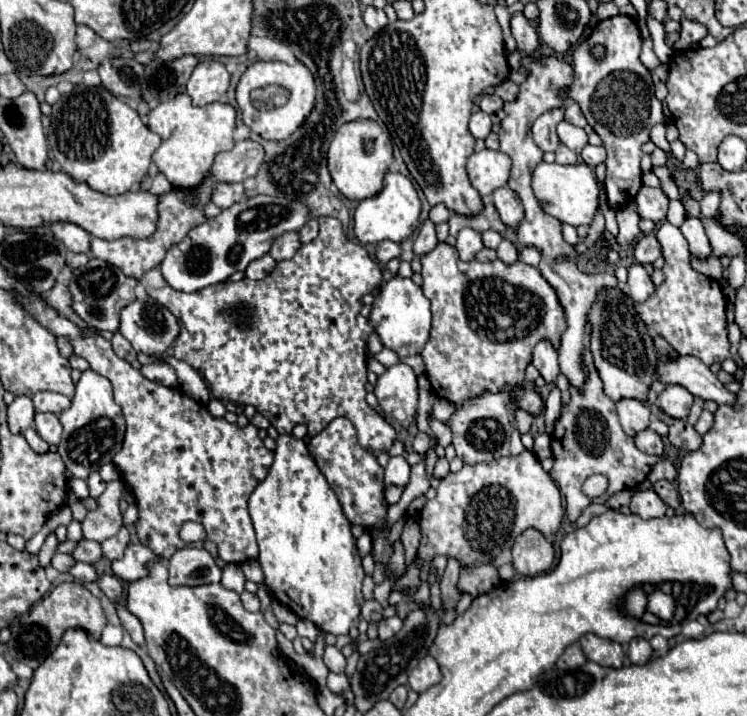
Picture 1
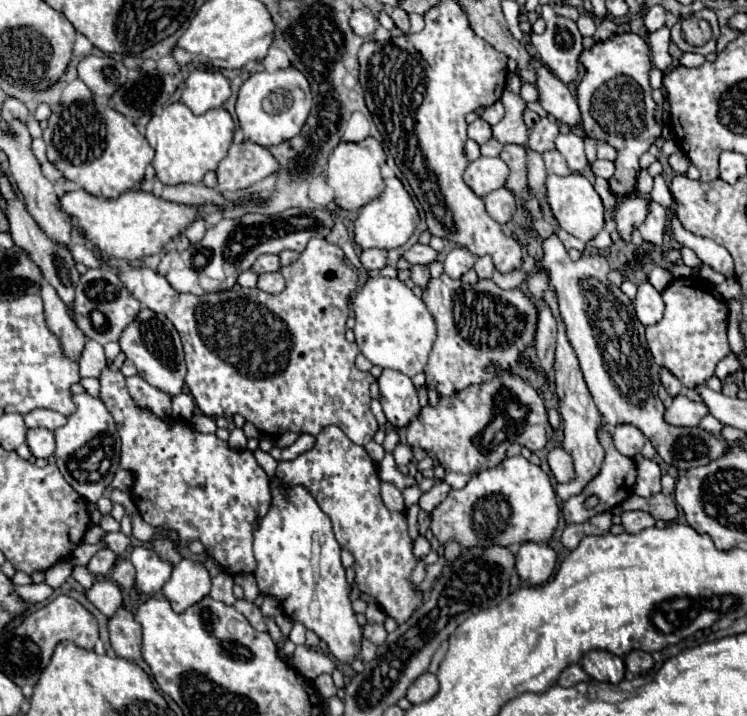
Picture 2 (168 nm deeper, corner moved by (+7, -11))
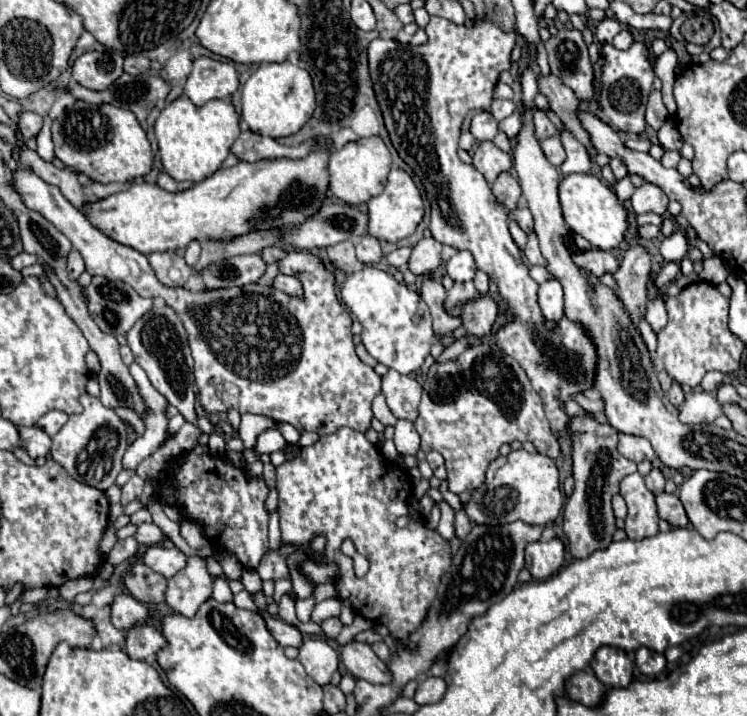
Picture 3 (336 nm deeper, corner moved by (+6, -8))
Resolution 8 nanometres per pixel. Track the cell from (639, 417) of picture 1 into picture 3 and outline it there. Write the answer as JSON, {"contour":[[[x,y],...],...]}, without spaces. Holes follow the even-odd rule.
{"contour":[[[619,433],[619,453],[631,461],[643,461],[643,459],[655,459],[653,447],[645,437],[637,437],[637,435],[627,435],[627,433]]]}

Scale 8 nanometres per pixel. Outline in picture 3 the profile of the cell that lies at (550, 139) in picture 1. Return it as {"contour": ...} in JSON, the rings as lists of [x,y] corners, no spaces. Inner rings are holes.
{"contour":[[[541,109],[533,111],[533,125],[535,125],[535,137],[537,137],[537,141],[543,141],[547,137],[557,135],[557,127],[547,119],[547,115]]]}

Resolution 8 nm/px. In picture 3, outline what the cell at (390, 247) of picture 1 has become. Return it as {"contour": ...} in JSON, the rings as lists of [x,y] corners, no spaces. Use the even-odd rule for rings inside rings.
{"contour":[[[365,235],[365,237],[355,245],[355,249],[357,249],[357,259],[359,259],[361,263],[365,263],[365,265],[375,265],[375,263],[379,263],[381,257],[383,257],[379,241],[377,241],[375,237],[369,237],[369,235]]]}

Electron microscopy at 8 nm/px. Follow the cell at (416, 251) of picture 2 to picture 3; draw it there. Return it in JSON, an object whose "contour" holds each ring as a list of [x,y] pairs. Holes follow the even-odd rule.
{"contour":[[[407,245],[407,247],[399,247],[399,249],[395,249],[395,251],[393,251],[393,253],[389,253],[389,257],[385,257],[385,259],[387,259],[387,263],[389,263],[389,265],[405,267],[405,265],[407,265],[407,261],[409,261],[409,255],[411,255],[411,247]]]}

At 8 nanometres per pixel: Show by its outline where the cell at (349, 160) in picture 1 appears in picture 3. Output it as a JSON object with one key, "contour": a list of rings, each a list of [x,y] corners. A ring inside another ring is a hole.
{"contour":[[[369,137],[347,143],[329,157],[329,189],[347,205],[365,203],[385,189],[389,167],[391,167],[391,153],[381,141],[381,137]]]}

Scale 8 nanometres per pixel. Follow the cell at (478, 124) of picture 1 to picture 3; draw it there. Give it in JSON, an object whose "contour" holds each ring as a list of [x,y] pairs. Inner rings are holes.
{"contour":[[[481,111],[471,119],[471,133],[477,141],[491,141],[499,133],[499,123],[489,111]]]}

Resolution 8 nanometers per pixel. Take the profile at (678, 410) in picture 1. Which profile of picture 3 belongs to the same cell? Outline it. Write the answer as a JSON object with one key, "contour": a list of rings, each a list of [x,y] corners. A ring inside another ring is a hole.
{"contour":[[[697,391],[685,399],[679,407],[679,419],[683,423],[713,423],[721,415],[721,405],[715,395]]]}

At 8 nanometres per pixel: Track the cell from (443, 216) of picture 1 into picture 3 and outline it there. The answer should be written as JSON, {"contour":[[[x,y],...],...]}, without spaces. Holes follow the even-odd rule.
{"contour":[[[423,237],[411,253],[409,271],[415,275],[429,275],[441,265],[441,245],[433,237]]]}

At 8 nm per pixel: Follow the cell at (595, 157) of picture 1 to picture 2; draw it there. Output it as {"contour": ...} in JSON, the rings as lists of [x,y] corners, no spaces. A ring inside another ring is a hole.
{"contour":[[[596,160],[594,164],[592,164],[592,172],[596,174],[596,176],[602,176],[602,178],[610,178],[612,174],[614,174],[614,162],[610,162],[610,160]]]}

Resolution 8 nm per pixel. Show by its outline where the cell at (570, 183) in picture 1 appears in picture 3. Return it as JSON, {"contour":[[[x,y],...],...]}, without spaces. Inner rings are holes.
{"contour":[[[571,173],[559,183],[559,201],[565,223],[573,233],[585,237],[593,247],[611,251],[615,249],[627,231],[627,209],[617,201],[615,193],[591,173]]]}

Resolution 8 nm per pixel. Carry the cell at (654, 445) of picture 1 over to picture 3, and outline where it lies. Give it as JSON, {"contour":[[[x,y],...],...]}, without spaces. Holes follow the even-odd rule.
{"contour":[[[651,469],[651,473],[645,477],[645,485],[647,485],[647,489],[651,491],[651,493],[661,493],[663,491],[663,487],[665,487],[665,477],[663,477],[663,473],[659,471],[659,469]]]}

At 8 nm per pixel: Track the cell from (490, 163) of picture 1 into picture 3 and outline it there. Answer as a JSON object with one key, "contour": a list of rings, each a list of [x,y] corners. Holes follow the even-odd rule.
{"contour":[[[483,141],[473,153],[473,167],[487,179],[487,183],[493,183],[499,173],[505,173],[513,167],[513,161],[511,155],[499,151],[491,141]]]}

